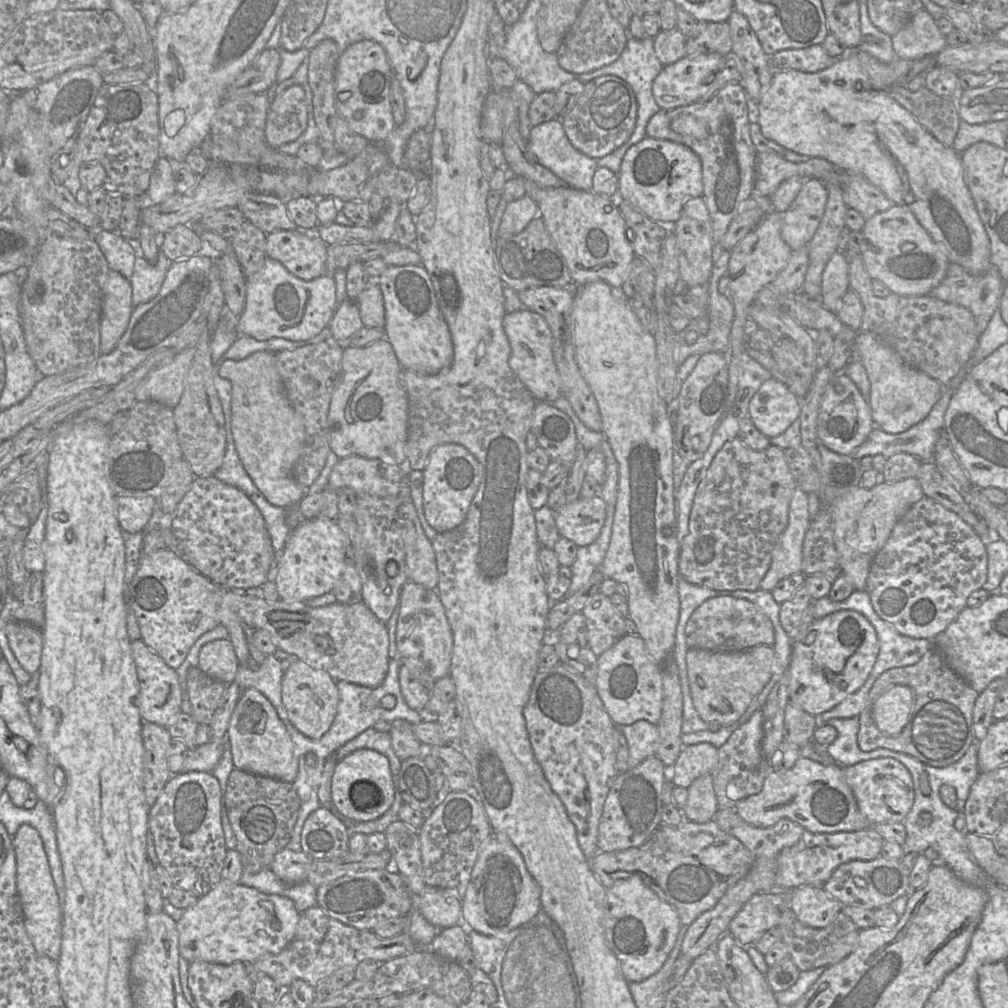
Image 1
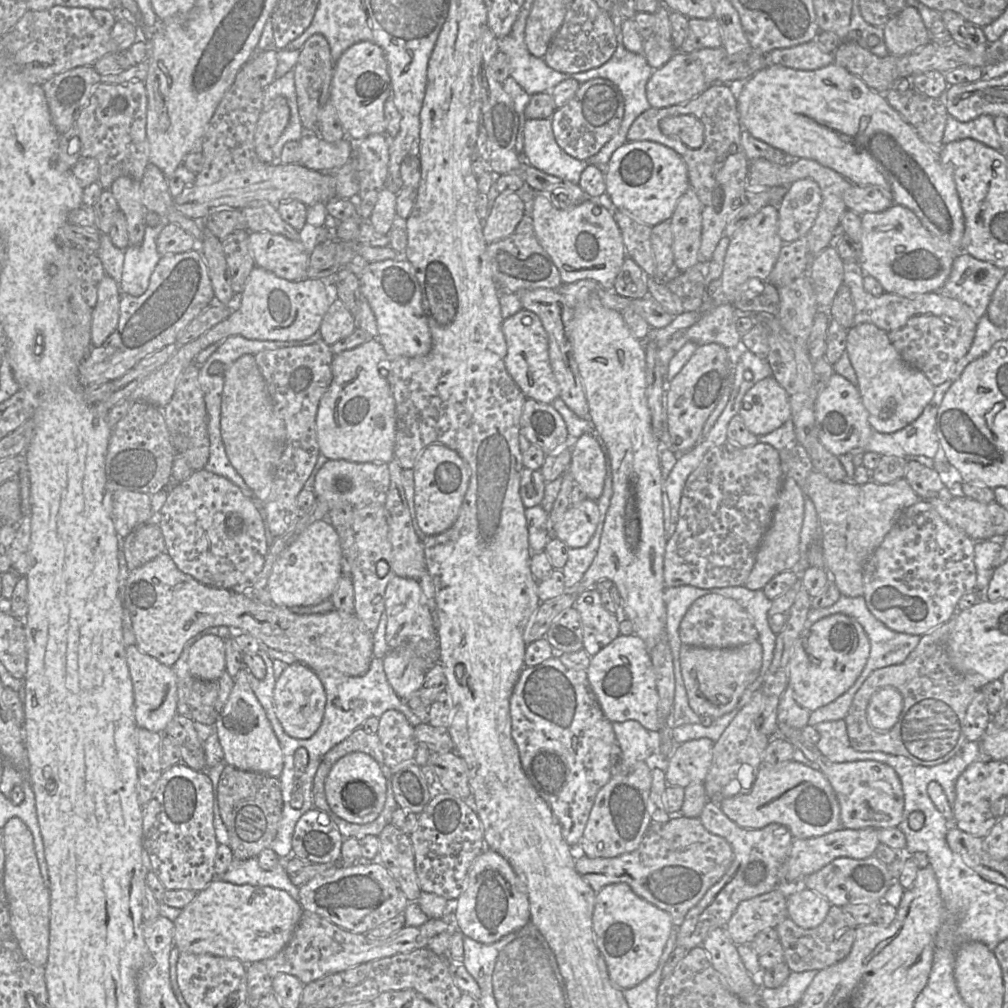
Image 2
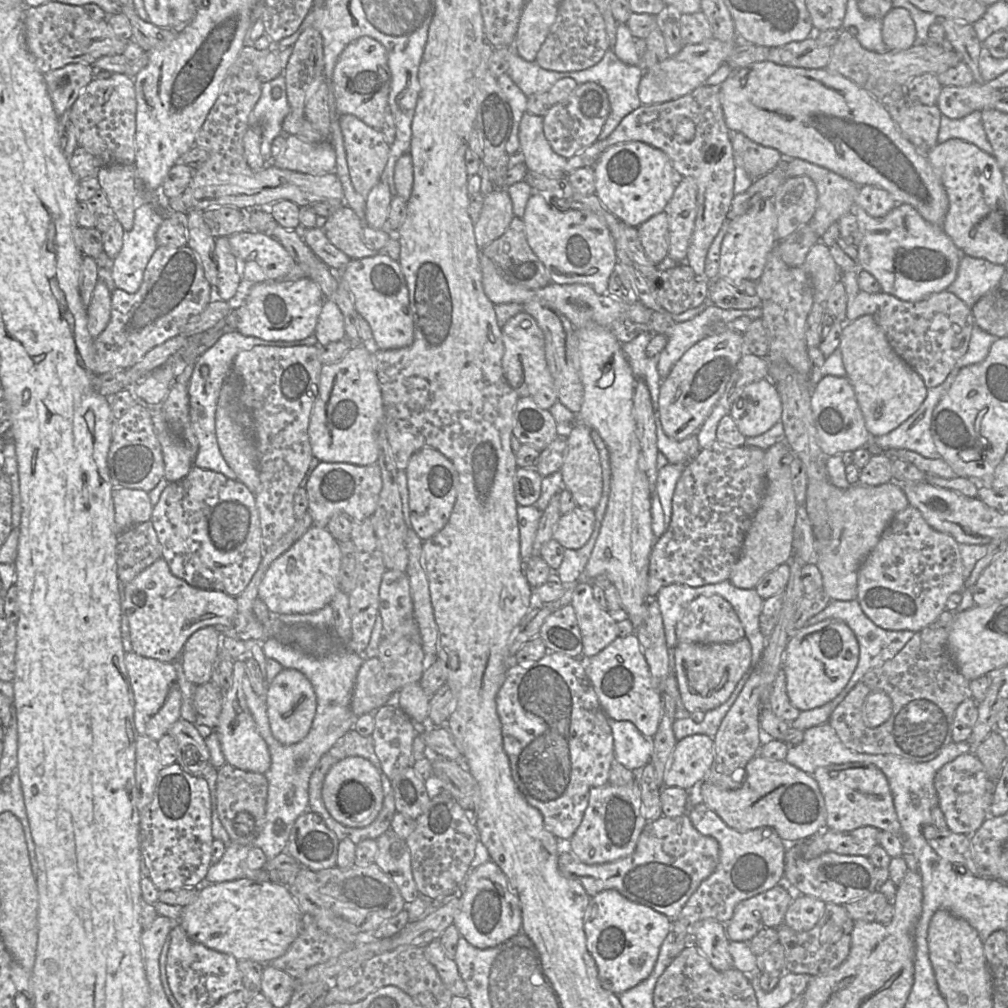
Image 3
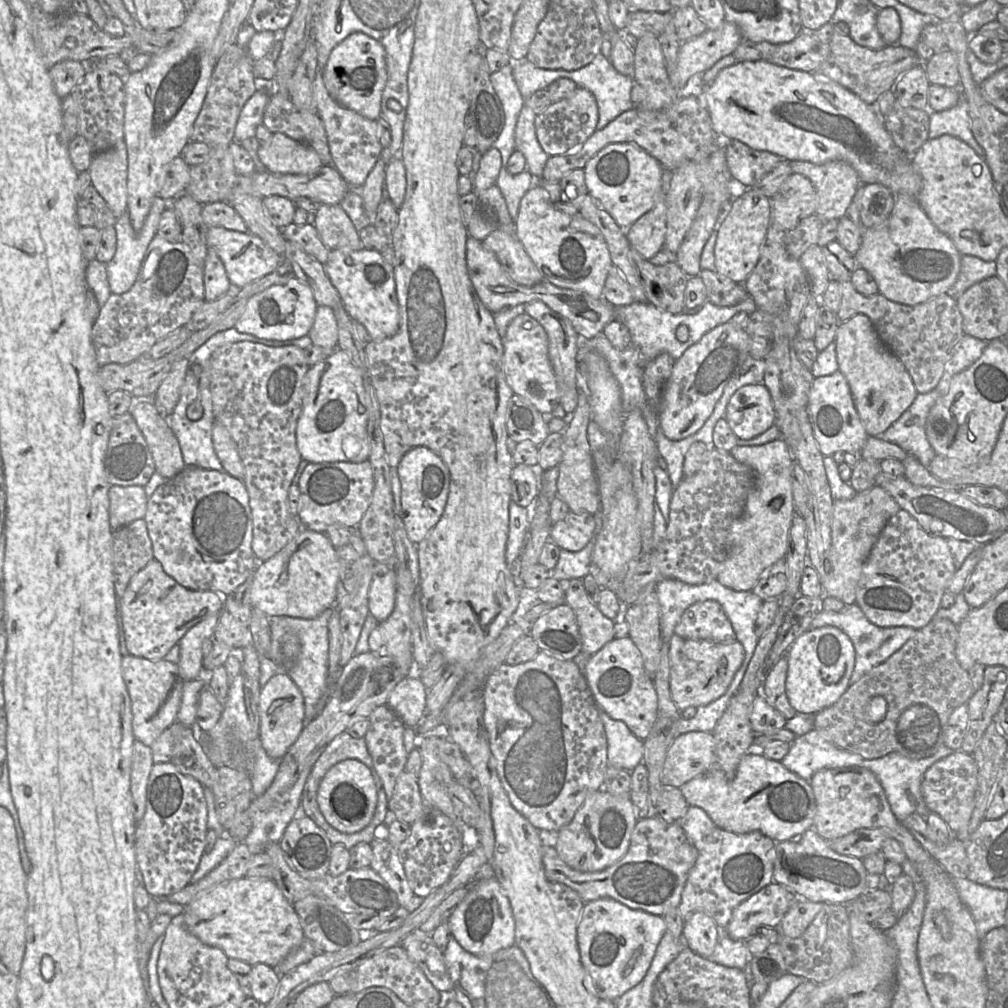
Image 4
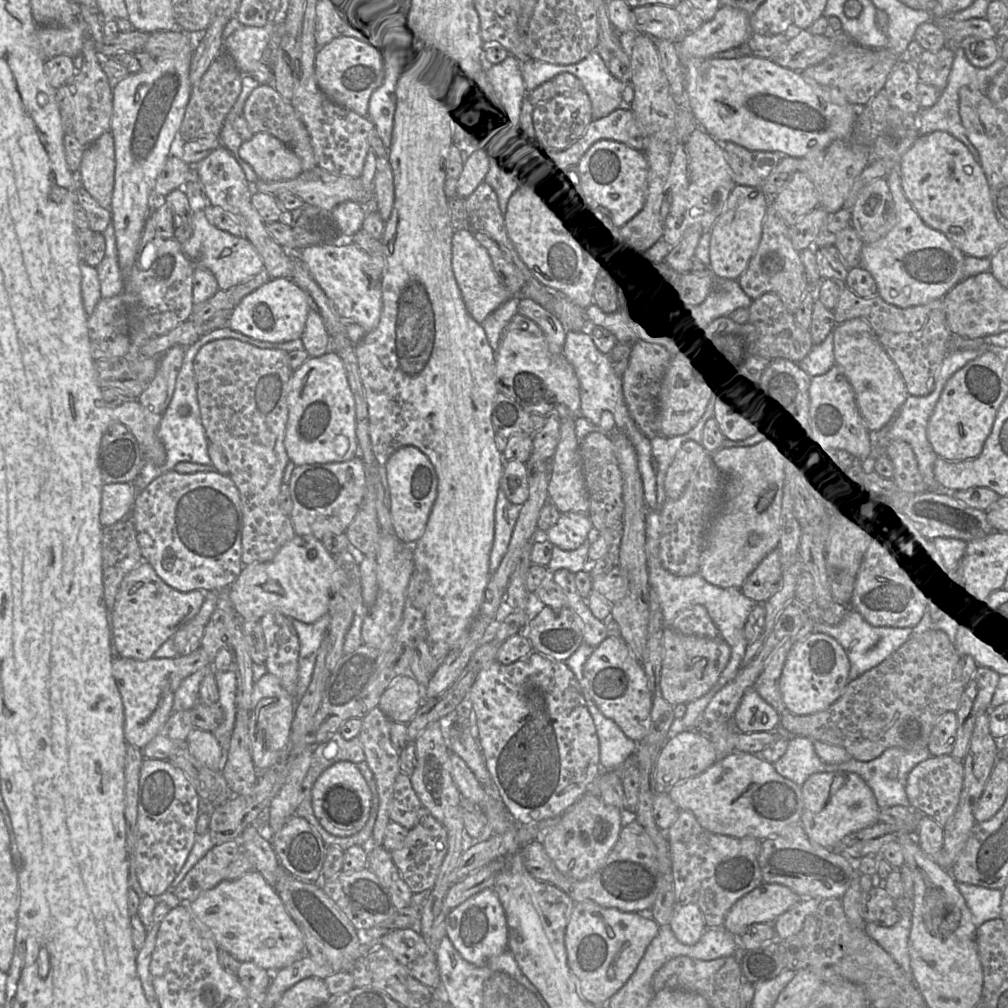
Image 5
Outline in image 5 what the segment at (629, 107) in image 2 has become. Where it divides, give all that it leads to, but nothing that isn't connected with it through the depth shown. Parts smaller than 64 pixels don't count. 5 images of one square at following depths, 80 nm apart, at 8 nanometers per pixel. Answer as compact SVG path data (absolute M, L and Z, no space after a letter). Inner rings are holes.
M595 50L580 62L565 65L564 71L558 74L565 73L578 78L589 95L593 120L606 117L619 108L629 108L623 101L623 91L629 83L616 79Z

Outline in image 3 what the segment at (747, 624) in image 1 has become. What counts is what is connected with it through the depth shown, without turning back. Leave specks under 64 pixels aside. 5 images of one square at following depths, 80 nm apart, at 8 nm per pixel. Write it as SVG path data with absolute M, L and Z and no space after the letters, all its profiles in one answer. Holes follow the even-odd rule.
M719 595L700 596L691 601L676 625L678 641L703 645L733 643L745 638L745 631L731 604Z

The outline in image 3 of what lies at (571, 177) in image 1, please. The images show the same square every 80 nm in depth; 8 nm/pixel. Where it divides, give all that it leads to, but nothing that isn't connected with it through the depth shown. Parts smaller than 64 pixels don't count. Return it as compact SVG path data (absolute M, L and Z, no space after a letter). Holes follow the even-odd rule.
M525 112L519 126L519 152L527 170L551 179L567 176L567 159L551 148L543 131L543 118Z

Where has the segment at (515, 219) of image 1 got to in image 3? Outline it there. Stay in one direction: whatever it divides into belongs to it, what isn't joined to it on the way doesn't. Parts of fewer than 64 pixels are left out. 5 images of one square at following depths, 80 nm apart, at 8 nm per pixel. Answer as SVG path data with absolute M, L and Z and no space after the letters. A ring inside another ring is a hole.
M495 189L485 196L480 217L474 223L477 246L483 249L501 237L514 217L512 201L506 189Z

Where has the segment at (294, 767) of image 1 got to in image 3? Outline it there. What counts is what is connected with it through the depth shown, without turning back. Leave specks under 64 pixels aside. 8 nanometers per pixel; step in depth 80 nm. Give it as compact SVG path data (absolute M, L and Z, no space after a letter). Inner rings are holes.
M235 660L232 683L222 697L222 708L215 728L226 763L248 772L265 774L271 766L271 756L266 741L259 734L256 723L248 708L243 690L247 669L243 660Z

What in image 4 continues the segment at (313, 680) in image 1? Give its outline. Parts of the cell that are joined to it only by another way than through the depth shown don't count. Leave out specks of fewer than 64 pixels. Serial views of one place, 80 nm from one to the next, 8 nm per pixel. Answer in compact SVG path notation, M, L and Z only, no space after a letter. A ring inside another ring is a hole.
M288 673L274 675L261 688L258 711L262 747L270 758L281 760L305 726L304 697Z

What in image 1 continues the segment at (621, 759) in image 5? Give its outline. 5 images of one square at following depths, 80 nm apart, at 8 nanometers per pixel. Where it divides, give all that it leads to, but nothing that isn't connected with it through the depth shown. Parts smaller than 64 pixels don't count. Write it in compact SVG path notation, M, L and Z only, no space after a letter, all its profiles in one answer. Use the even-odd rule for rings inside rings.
M639 720L630 725L618 726L627 740L630 769L645 759L655 756L658 743L658 728L648 721Z

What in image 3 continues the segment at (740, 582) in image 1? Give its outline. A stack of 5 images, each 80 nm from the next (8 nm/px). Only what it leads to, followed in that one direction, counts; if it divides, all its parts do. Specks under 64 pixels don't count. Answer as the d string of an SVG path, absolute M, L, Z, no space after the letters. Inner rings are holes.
M714 442L685 465L673 495L671 520L650 554L647 588L649 597L656 597L662 587L670 584L699 587L728 581L765 495L767 478L764 458L765 450L758 447L732 447Z

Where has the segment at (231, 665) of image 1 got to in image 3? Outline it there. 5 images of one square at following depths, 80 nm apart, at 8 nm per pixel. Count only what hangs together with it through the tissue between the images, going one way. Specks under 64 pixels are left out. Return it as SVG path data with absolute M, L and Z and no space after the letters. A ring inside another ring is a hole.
M214 626L194 632L181 652L185 677L195 685L210 682L214 667L220 657L222 635Z

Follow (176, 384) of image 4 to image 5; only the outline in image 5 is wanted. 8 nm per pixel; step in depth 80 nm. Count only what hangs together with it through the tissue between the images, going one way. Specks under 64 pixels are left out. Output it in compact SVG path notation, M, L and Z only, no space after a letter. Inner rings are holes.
M174 346L159 358L153 380L137 399L147 412L162 418L175 391L184 351L182 346Z

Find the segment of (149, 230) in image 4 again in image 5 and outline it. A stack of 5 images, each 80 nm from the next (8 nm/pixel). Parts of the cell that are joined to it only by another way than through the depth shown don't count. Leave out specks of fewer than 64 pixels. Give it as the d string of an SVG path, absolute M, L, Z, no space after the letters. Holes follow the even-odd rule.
M110 224L102 234L106 244L105 254L96 269L100 282L101 297L106 299L123 293L125 279L118 263L113 226Z

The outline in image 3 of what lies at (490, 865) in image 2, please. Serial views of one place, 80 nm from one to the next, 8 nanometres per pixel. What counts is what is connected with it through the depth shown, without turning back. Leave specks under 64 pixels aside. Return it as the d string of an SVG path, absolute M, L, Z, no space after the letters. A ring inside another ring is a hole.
M491 859L474 865L459 895L459 908L453 925L460 935L479 949L495 947L521 931L522 911L519 898L511 889L507 876Z

